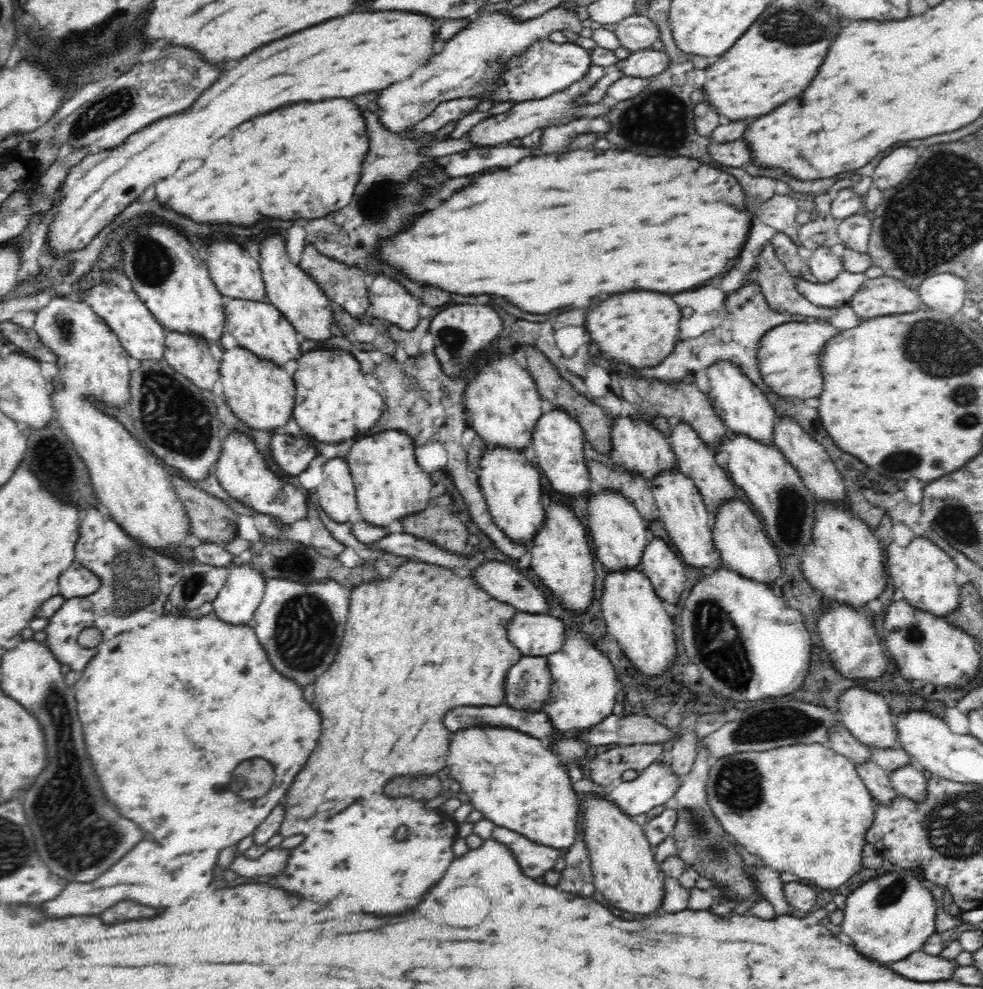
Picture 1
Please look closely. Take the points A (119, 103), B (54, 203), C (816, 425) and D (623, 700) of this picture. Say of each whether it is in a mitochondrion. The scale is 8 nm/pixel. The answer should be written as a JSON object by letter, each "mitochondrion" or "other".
{"A":"mitochondrion","B":"other","C":"other","D":"other"}

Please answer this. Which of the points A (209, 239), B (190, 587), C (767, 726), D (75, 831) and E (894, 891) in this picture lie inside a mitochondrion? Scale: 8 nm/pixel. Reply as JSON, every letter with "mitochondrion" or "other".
{"A":"other","B":"mitochondrion","C":"mitochondrion","D":"mitochondrion","E":"mitochondrion"}

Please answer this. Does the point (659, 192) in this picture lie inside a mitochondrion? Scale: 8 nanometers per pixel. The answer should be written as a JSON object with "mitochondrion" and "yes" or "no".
{"mitochondrion":"no"}

